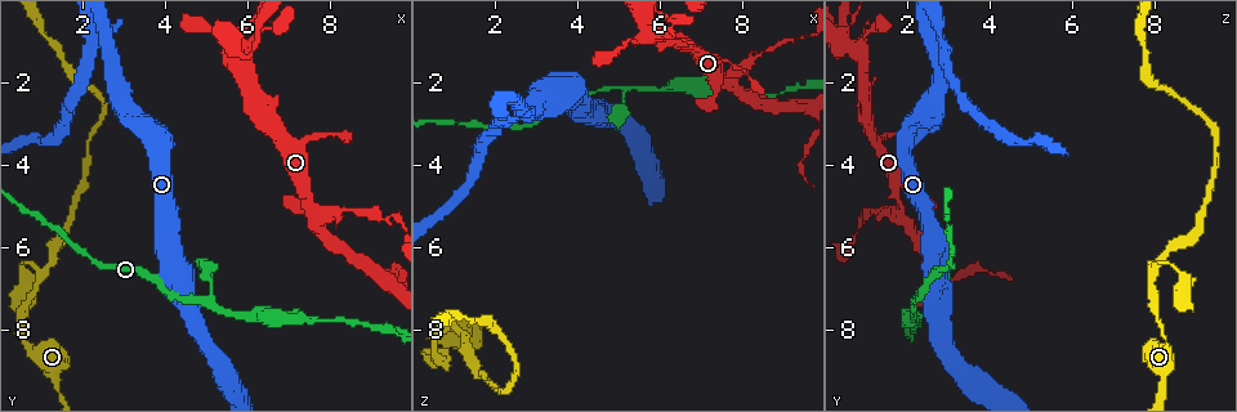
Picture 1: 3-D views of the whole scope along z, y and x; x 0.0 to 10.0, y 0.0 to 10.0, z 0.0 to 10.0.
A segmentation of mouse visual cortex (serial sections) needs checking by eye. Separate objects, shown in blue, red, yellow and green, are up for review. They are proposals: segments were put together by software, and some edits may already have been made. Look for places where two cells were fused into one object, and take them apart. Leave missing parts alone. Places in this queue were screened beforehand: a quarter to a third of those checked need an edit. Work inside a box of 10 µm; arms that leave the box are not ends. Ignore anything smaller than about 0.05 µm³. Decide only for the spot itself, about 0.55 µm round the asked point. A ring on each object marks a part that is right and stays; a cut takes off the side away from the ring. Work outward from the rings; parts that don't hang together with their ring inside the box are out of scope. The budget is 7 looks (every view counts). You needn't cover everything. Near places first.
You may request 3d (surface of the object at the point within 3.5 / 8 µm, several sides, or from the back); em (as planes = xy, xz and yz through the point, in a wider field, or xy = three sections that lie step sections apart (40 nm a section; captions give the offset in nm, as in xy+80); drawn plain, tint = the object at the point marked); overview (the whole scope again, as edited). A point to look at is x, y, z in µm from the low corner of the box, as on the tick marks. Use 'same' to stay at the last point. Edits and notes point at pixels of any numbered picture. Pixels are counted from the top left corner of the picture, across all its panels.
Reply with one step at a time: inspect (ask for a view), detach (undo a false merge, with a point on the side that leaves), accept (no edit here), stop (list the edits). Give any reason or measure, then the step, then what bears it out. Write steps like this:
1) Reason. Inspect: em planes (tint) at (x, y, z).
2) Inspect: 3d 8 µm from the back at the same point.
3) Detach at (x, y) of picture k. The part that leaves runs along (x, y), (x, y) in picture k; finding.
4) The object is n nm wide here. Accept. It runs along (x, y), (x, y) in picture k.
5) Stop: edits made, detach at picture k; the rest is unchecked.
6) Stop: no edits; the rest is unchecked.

A fork. Inspect: 3d 8 µm at (7.55, 5.00, 1.80).

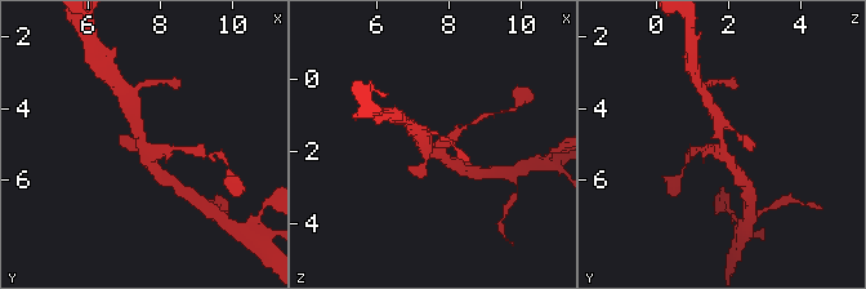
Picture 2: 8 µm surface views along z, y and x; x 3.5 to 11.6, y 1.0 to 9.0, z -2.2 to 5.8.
Inspect: 3d 3.5 µm at the same point.

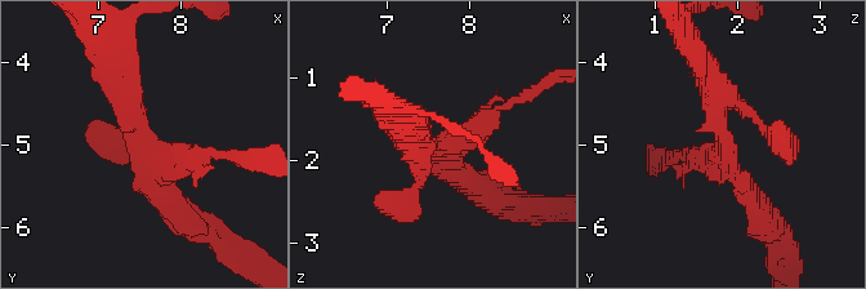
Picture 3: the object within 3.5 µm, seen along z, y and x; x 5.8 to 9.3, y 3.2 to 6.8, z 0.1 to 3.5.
3 arms meet here; the arms are 300, 300, 350 nm wide; now the EM. Inspect: em xy step 3 (tint) at (7.60, 5.05, 1.90).

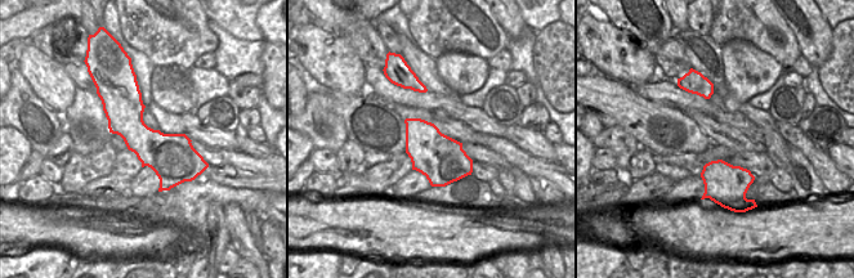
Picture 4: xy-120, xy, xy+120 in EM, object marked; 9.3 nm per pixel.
Accept. It runs along (117, 74), (152, 185), (184, 217) in picture 3; one cell here.

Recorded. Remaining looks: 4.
Inspect: 3d 8 µm from the back at (5.15, 7.35, 2.15).

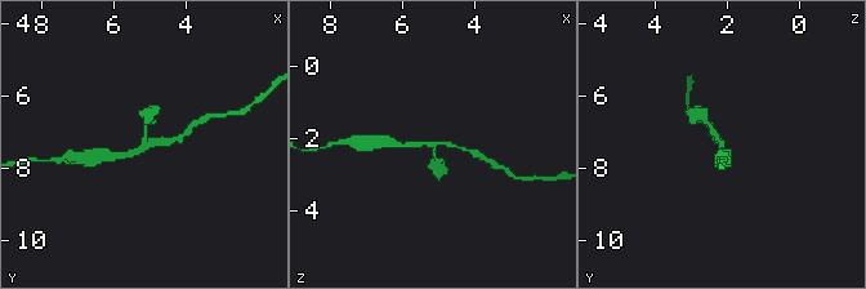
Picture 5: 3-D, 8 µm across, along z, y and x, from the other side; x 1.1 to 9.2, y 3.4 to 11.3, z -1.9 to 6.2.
3 arms meet here; the arms are 150, 150, 200 nm wide; need the tissue. Inspect: em xy step 5 (tint) at the same point.

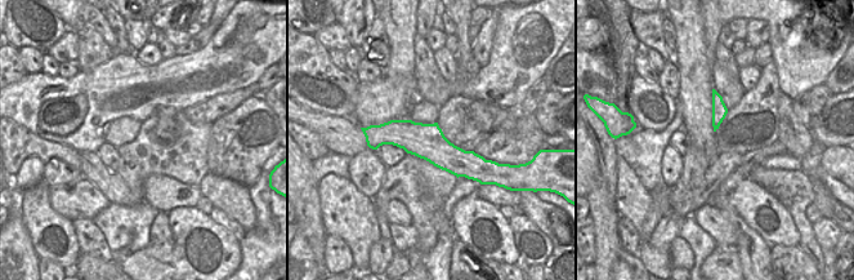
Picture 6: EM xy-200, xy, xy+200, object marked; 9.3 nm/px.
Accept. It runs along (376, 132), (482, 163) in picture 6; all the same cell.

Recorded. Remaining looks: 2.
Three arms meet. Inspect: 3d 8 µm at (1.05, 6.70, 8.00).

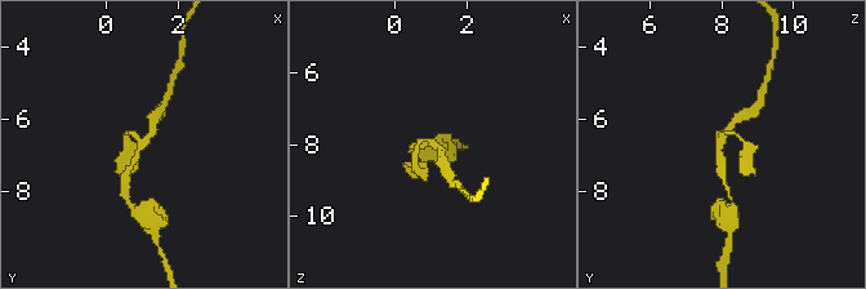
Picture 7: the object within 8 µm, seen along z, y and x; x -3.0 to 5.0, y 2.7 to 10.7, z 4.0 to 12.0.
Zoom in. Inspect: 3d 3.5 µm at the same point.

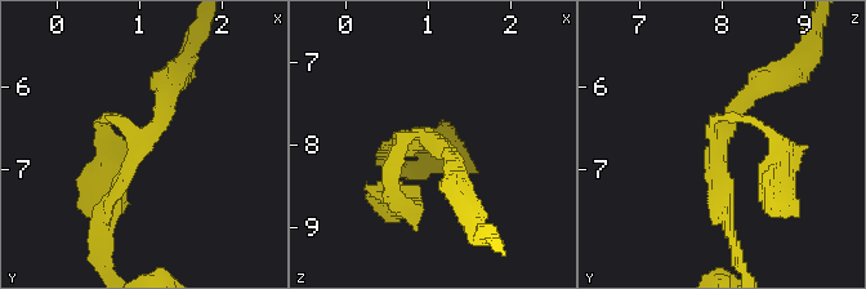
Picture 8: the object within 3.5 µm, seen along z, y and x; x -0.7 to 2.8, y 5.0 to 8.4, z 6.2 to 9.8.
3 arms meet here. Accept. It runs along (107, 216), (170, 80) in picture 8; continuous, no second cell.

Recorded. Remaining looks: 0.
Stop: no edits; the rest is unchecked.

